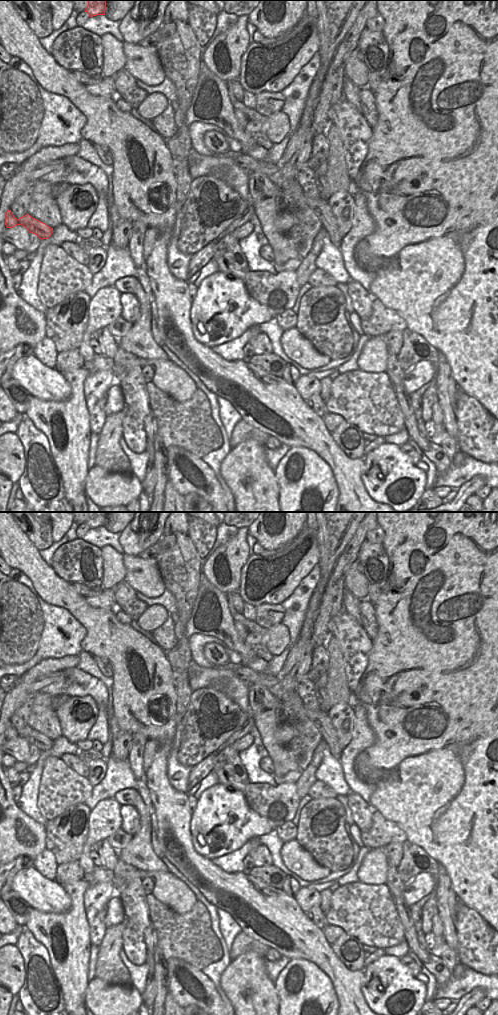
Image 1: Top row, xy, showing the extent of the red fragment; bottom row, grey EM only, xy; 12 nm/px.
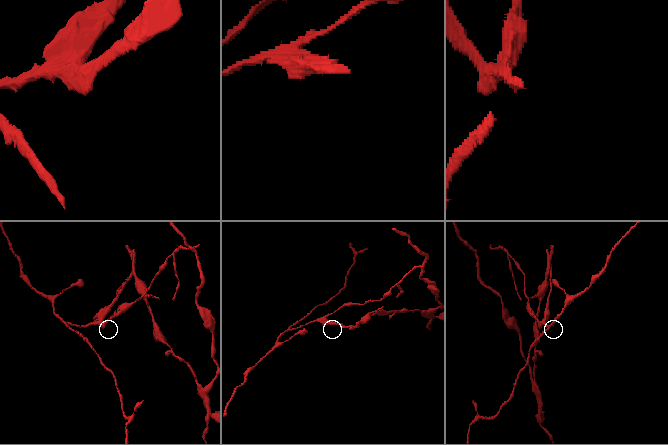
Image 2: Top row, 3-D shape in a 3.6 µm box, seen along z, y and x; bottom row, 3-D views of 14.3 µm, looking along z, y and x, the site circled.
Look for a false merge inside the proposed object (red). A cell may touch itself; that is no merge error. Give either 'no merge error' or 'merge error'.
merge error

